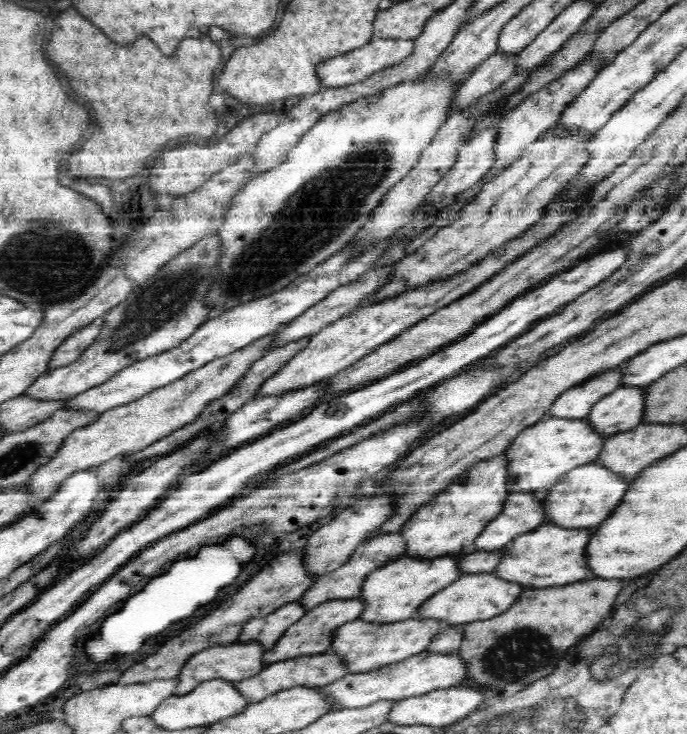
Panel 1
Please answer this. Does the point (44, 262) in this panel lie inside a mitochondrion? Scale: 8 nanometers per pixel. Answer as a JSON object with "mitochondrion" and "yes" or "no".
{"mitochondrion":"yes"}

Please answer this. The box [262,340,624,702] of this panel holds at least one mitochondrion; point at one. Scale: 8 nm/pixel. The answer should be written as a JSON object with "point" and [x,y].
{"point":[533,652]}

